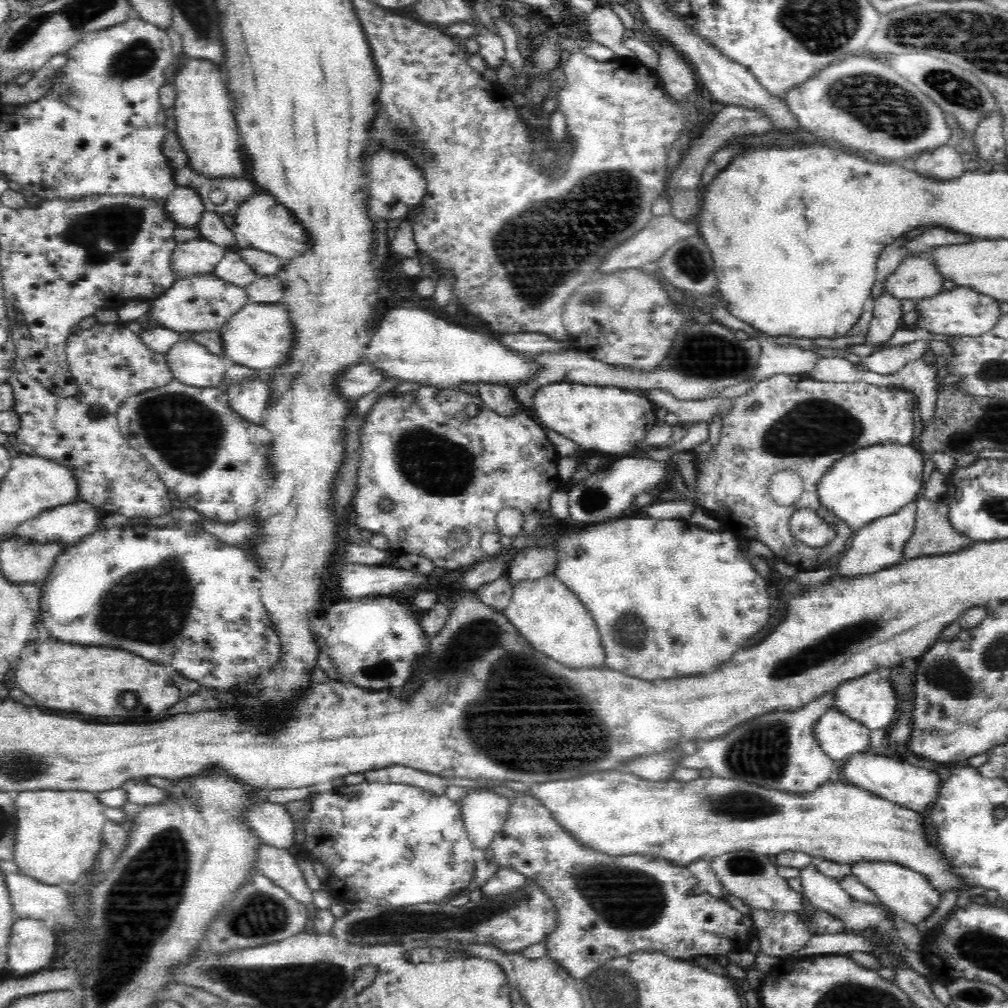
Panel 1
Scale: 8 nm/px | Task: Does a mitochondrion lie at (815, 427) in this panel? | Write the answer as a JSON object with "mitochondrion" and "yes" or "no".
{"mitochondrion":"yes"}

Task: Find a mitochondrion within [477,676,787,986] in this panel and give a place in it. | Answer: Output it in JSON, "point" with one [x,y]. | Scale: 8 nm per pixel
{"point":[629,897]}

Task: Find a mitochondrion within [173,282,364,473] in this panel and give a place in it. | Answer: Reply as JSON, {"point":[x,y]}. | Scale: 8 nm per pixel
{"point":[201,311]}

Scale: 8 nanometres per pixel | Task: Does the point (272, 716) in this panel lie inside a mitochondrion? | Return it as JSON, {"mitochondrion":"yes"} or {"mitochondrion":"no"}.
{"mitochondrion":"no"}

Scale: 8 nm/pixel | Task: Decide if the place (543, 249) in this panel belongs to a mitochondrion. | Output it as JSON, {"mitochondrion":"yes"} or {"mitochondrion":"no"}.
{"mitochondrion":"yes"}

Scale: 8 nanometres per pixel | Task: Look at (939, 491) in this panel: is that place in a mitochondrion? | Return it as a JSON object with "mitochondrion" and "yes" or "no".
{"mitochondrion":"no"}

